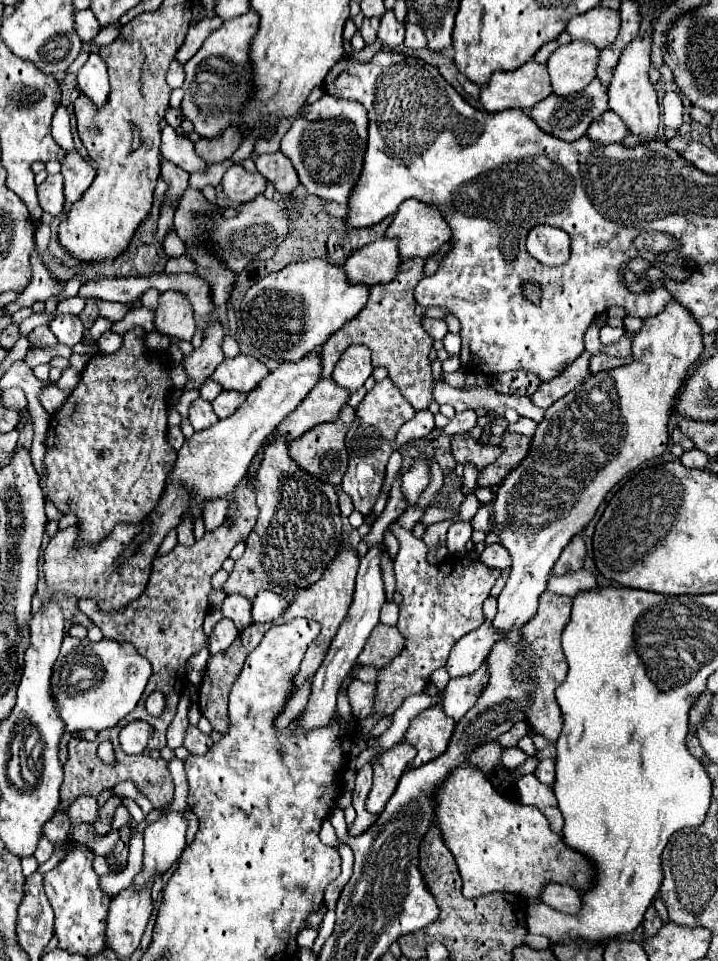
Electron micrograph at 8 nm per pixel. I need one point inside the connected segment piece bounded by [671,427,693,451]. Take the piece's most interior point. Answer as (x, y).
(678, 436)

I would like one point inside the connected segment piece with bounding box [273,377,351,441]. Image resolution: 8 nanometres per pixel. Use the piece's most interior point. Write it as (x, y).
(323, 403)

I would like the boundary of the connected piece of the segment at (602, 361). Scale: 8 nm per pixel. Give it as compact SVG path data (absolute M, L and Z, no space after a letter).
M599 353L595 357L591 357L591 371L593 373L599 373L599 371L607 371L607 369L615 369L615 367L621 367L621 365L627 365L631 363L633 357L611 357L607 353Z

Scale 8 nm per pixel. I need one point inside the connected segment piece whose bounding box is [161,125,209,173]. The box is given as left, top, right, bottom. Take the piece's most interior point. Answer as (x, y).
(176, 148)

